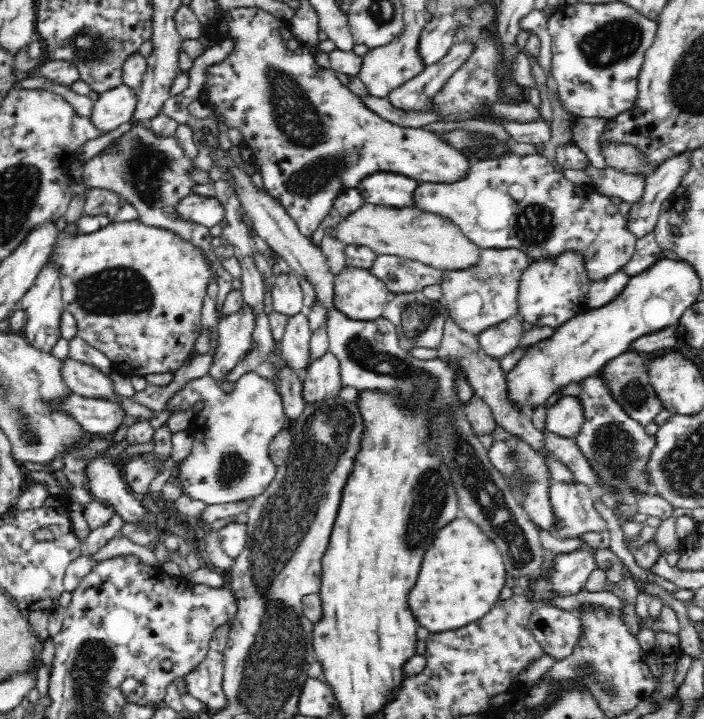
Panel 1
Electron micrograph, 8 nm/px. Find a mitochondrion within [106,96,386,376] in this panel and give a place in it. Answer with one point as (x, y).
(144, 168)

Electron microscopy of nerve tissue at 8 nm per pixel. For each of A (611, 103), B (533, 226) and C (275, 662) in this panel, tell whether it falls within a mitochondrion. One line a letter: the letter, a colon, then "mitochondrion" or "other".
A: other
B: mitochondrion
C: mitochondrion

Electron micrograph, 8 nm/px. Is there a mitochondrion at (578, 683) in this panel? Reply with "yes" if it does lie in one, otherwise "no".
no

